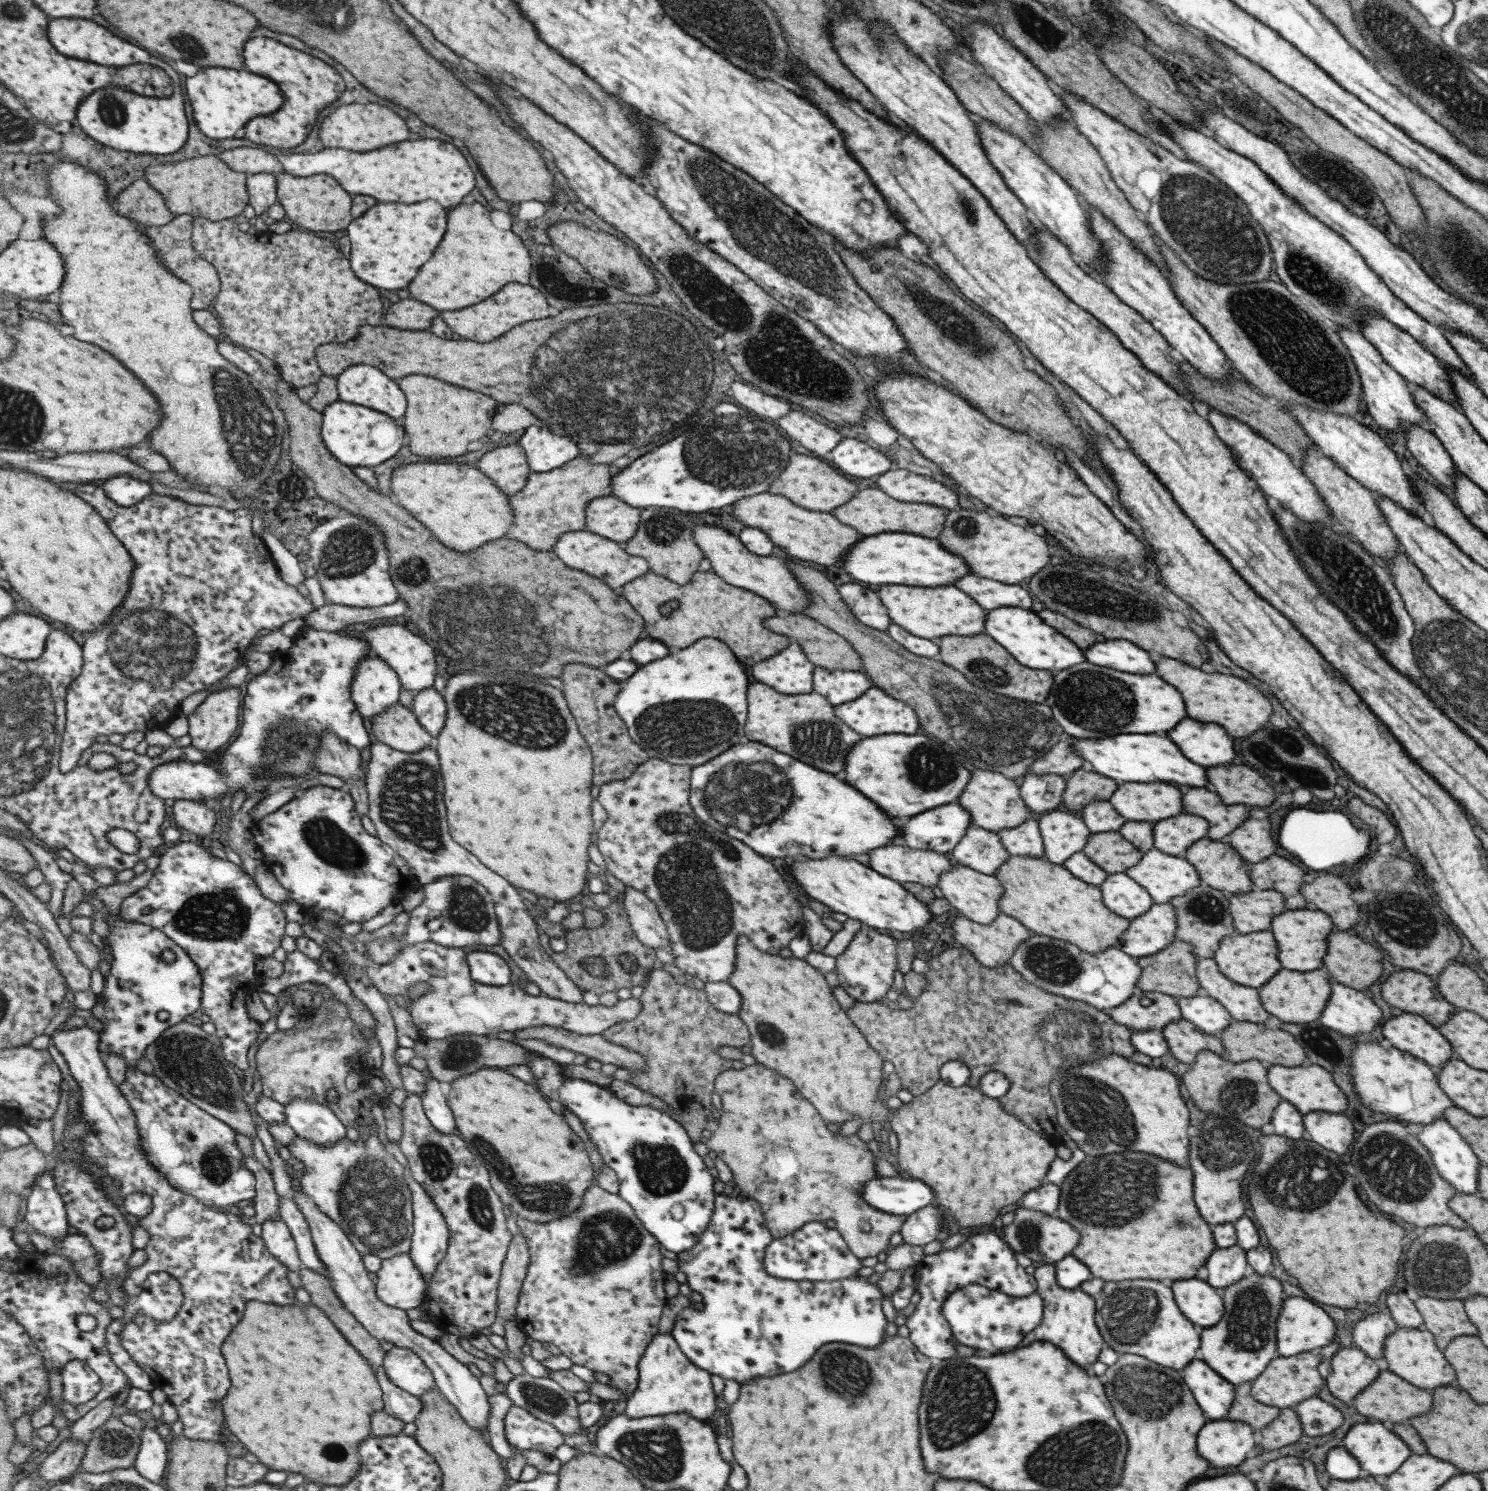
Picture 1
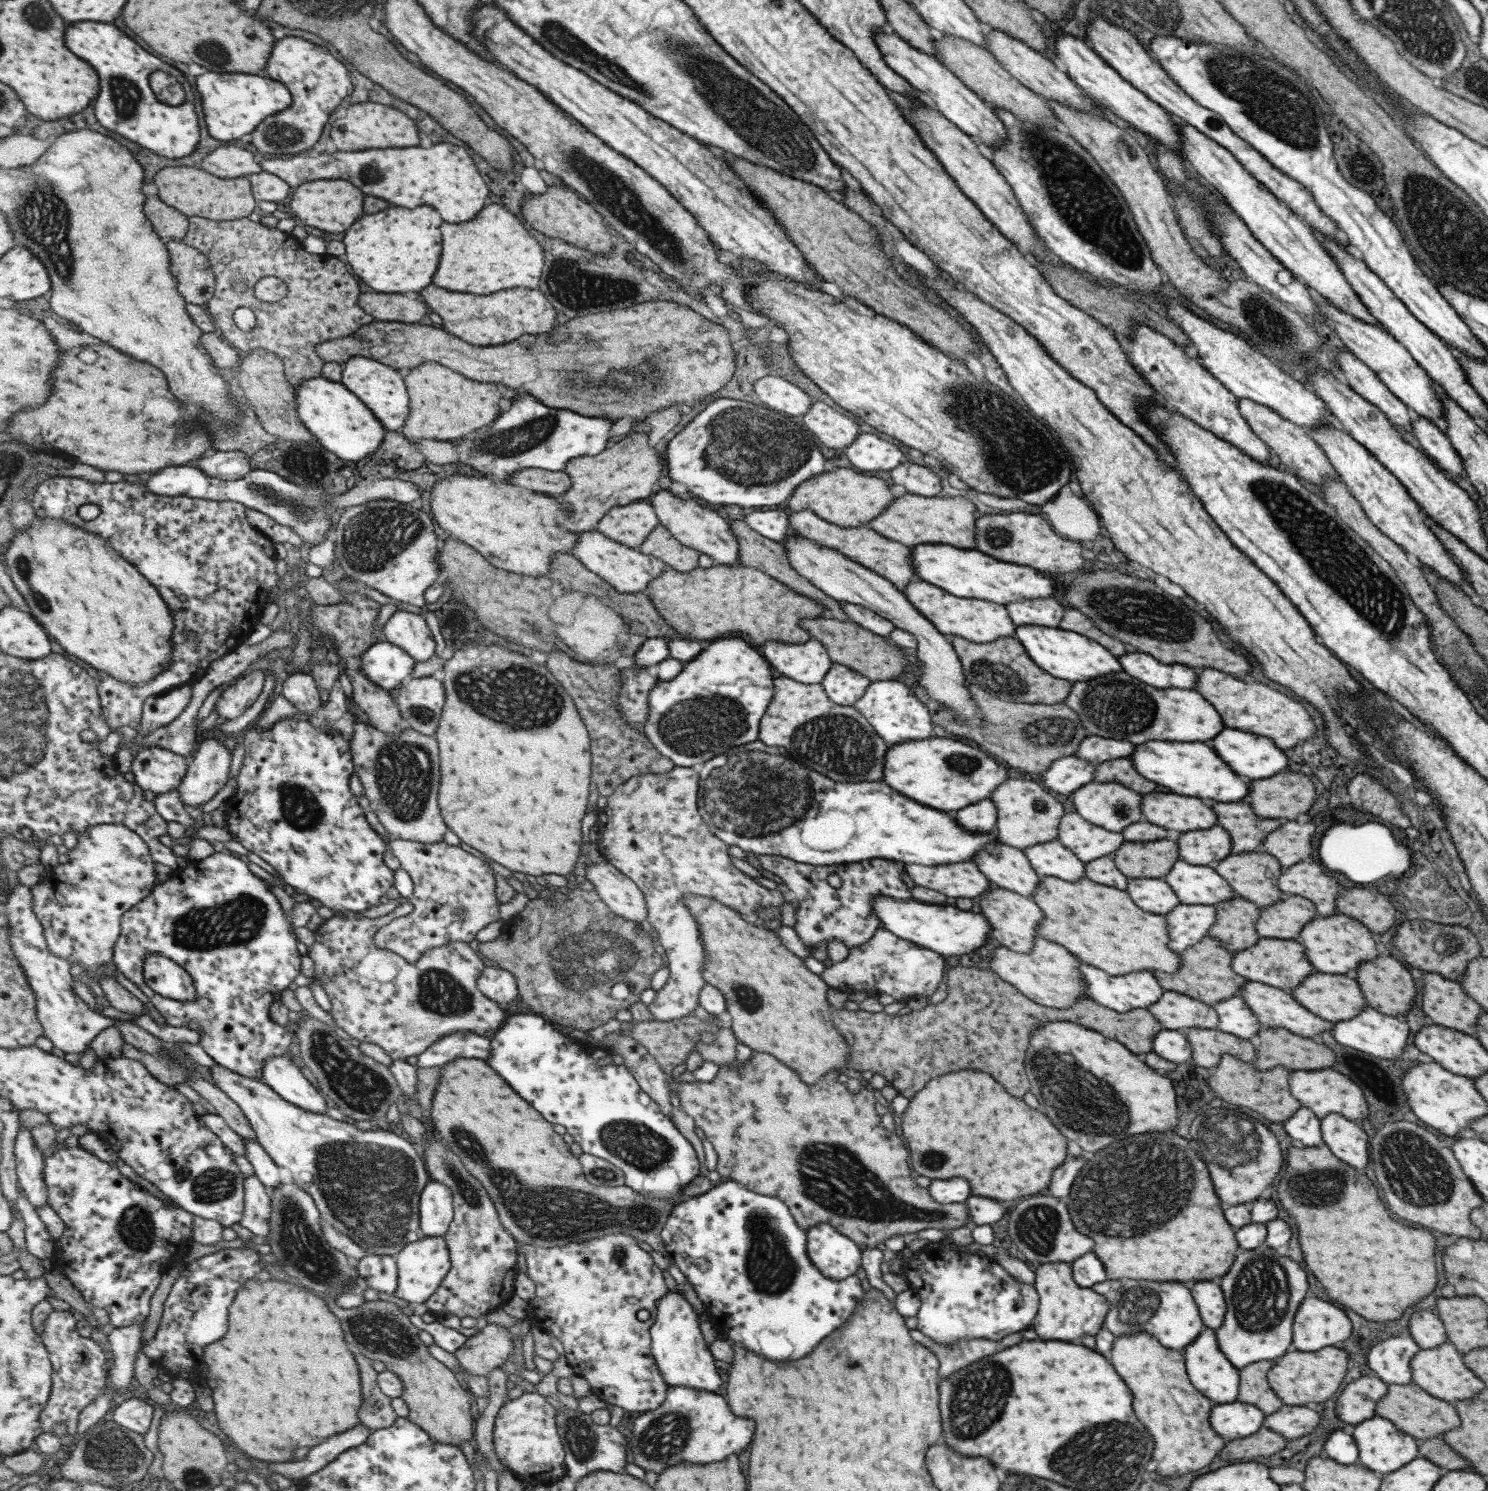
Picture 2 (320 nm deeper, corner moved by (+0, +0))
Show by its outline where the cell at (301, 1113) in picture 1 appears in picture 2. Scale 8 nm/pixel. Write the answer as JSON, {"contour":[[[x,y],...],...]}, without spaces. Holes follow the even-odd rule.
{"contour":[[[276,1056],[264,1064],[263,1080],[285,1100],[296,1104],[298,1107],[316,1113],[327,1113],[327,1100],[313,1086],[305,1074],[295,1066],[292,1059],[285,1056]]]}

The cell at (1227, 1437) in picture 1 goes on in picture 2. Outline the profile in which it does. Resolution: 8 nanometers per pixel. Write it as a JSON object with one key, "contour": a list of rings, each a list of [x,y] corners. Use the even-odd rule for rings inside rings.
{"contour":[[[1233,1401],[1227,1404],[1213,1404],[1209,1414],[1211,1428],[1215,1426],[1221,1439],[1237,1440],[1253,1435],[1262,1427],[1265,1415],[1253,1405]]]}

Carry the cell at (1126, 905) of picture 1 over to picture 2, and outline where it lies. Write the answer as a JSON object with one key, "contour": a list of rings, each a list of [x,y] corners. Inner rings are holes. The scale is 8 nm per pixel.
{"contour":[[[1162,878],[1127,879],[1124,891],[1135,906],[1156,915],[1165,915],[1180,903],[1173,889]]]}

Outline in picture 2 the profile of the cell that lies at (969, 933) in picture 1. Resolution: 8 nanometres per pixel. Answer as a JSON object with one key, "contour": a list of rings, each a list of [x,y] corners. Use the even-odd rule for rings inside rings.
{"contour":[[[1036,935],[1034,936],[1034,942],[1032,942],[1033,948],[1029,953],[1017,953],[999,946],[993,955],[989,957],[989,967],[1003,982],[1009,983],[1015,990],[1018,990],[1023,996],[1028,997],[1029,1000],[1048,1006],[1049,1008],[1069,1008],[1076,1000],[1084,998],[1084,990],[1086,990],[1086,984],[1080,979],[1078,970],[1078,964],[1080,961],[1072,956],[1065,950],[1065,947],[1059,946],[1053,942],[1049,942],[1044,938]]]}

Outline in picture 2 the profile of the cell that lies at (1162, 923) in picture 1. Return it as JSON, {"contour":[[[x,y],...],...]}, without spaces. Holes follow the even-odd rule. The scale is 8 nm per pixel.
{"contour":[[[1179,903],[1164,917],[1170,938],[1168,947],[1179,954],[1208,934],[1215,922],[1215,911],[1212,905]]]}

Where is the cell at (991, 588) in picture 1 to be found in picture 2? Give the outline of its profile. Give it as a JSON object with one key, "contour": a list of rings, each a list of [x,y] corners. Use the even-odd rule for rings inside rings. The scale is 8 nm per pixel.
{"contour":[[[1052,597],[1033,600],[1015,600],[1005,604],[1011,622],[1017,627],[1034,624],[1047,628],[1057,628],[1065,611]]]}

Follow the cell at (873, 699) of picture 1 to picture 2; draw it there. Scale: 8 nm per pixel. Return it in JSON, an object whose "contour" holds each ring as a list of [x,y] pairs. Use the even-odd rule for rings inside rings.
{"contour":[[[896,680],[870,682],[865,688],[865,693],[856,700],[853,706],[859,715],[863,716],[873,727],[878,738],[885,740],[889,746],[905,741],[924,740],[936,734],[927,708],[913,696],[913,692],[907,686]]]}

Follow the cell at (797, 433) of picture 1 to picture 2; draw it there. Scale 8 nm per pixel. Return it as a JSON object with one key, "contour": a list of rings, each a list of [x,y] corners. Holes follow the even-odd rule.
{"contour":[[[815,401],[810,404],[801,418],[805,428],[809,429],[823,446],[827,448],[845,448],[860,433],[857,423],[851,418],[837,413],[825,403]]]}

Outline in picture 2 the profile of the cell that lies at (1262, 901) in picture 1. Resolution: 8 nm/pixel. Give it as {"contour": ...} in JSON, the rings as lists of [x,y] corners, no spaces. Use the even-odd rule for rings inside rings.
{"contour":[[[1297,895],[1278,900],[1271,906],[1259,907],[1259,910],[1255,930],[1261,938],[1281,938],[1281,940],[1297,938],[1301,928],[1315,916],[1315,908],[1313,908],[1311,901]]]}

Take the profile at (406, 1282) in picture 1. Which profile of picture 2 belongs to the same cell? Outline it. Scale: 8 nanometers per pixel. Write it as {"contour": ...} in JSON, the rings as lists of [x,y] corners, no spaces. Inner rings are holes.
{"contour":[[[423,1237],[416,1243],[408,1244],[395,1256],[398,1268],[398,1287],[394,1293],[396,1300],[404,1300],[412,1306],[427,1303],[444,1282],[453,1268],[452,1255],[445,1237]]]}

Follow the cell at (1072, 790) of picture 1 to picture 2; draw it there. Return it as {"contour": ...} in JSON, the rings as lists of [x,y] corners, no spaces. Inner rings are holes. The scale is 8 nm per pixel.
{"contour":[[[1127,757],[1097,763],[1091,781],[1118,782],[1139,792],[1139,794],[1151,792],[1155,788],[1155,784],[1151,780],[1145,780],[1143,776],[1137,776],[1135,767]]]}

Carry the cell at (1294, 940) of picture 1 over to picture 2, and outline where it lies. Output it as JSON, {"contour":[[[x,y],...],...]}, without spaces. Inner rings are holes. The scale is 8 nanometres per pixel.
{"contour":[[[1341,914],[1311,920],[1301,930],[1299,942],[1305,946],[1305,956],[1311,962],[1311,966],[1317,972],[1325,972],[1325,974],[1347,974],[1349,970],[1355,970],[1361,960],[1371,960],[1377,956],[1375,940],[1371,944],[1369,930],[1363,924],[1359,924],[1357,920],[1351,920]]]}

